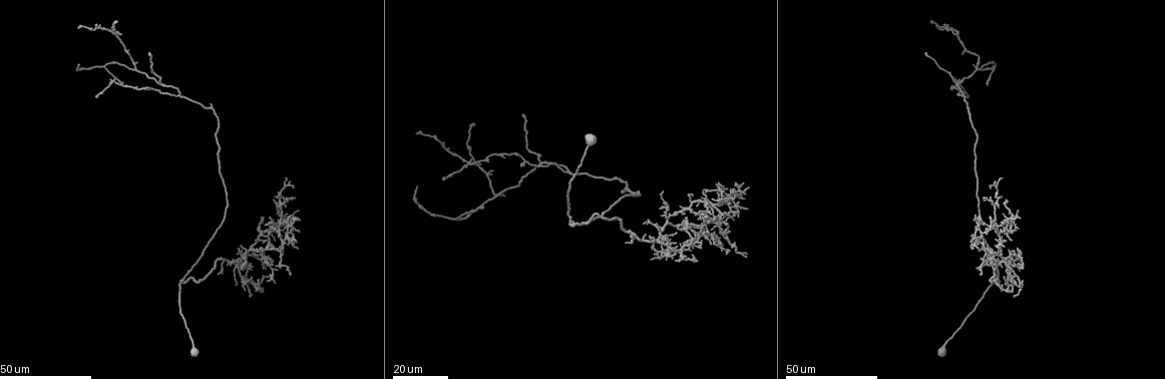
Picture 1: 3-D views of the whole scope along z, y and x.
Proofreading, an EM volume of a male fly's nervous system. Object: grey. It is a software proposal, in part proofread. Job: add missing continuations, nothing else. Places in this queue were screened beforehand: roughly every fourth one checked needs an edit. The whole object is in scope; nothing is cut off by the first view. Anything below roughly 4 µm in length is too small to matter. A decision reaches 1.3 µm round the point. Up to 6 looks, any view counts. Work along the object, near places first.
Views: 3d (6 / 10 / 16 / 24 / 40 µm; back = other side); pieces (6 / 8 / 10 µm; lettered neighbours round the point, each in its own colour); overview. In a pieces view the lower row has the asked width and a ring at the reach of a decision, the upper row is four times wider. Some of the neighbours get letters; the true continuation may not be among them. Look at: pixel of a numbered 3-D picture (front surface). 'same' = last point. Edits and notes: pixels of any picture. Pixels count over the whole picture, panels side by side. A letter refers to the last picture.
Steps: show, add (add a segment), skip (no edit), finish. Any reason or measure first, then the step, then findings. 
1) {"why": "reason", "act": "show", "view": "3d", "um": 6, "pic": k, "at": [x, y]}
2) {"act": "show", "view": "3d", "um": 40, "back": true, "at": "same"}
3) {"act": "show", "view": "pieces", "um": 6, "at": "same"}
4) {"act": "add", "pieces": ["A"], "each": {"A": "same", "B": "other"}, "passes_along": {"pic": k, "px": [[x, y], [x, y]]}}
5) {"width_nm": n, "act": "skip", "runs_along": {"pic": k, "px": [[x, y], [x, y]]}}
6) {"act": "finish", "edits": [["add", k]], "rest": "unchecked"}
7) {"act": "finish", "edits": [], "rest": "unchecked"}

{"why": "free end", "act": "show", "view": "3d", "um": 40, "pic": 1, "at": [277, 234]}

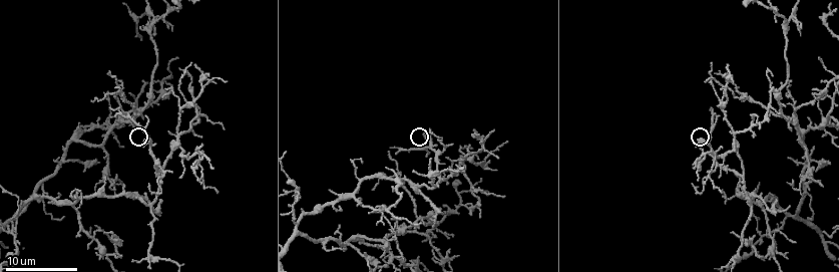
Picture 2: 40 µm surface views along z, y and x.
{"act": "show", "view": "pieces", "um": 6, "pic": 2, "at": [143, 144]}

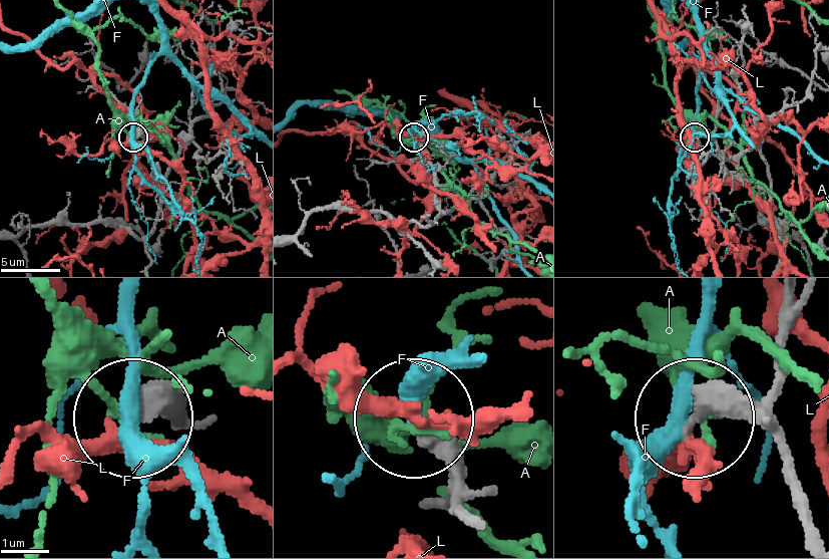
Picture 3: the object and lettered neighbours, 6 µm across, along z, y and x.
{"act": "skip", "each": {"A": "other", "F": "other", "L": "other"}, "runs_along": {"pic": 3, "px": [[808, 509], [772, 438], [724, 413], [693, 413]]}, "found": "none of them fits"}

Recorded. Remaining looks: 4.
{"why": "free end", "act": "show", "view": "3d", "um": 24, "pic": 1, "at": [151, 52]}

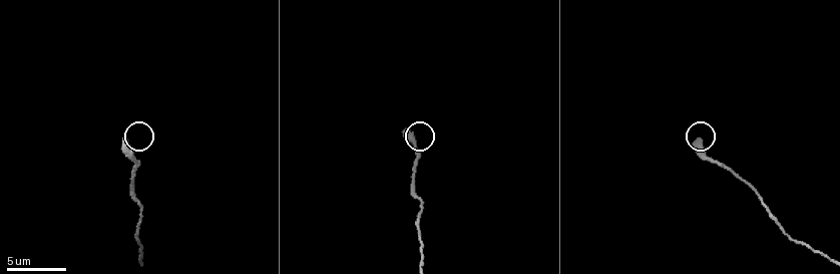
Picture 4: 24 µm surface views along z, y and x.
{"act": "show", "view": "pieces", "um": 6, "pic": 4, "at": [697, 141]}

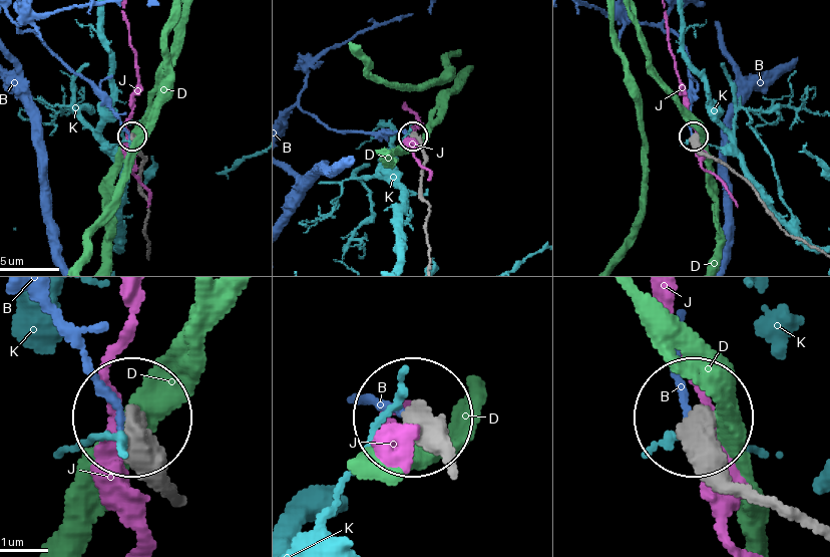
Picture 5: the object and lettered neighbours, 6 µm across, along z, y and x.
{"width_nm": 400, "act": "skip", "each": {"B": "other", "D": "other", "J": "other", "K": "other"}, "found": "none of them fits"}

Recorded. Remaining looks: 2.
{"why": "an open end", "act": "show", "view": "3d", "um": 24, "pic": 1, "at": [442, 177]}

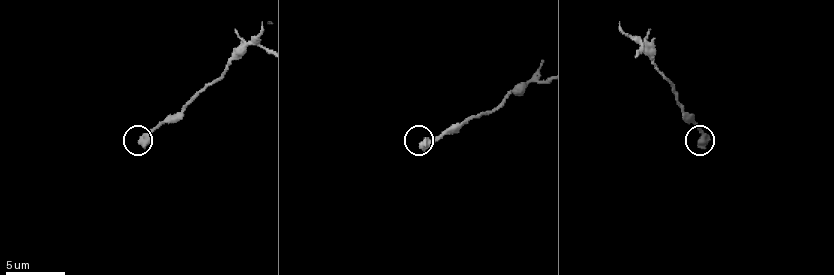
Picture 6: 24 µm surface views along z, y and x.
{"why": "see the neighbours", "act": "show", "view": "pieces", "um": 8, "pic": 6, "at": [421, 145]}

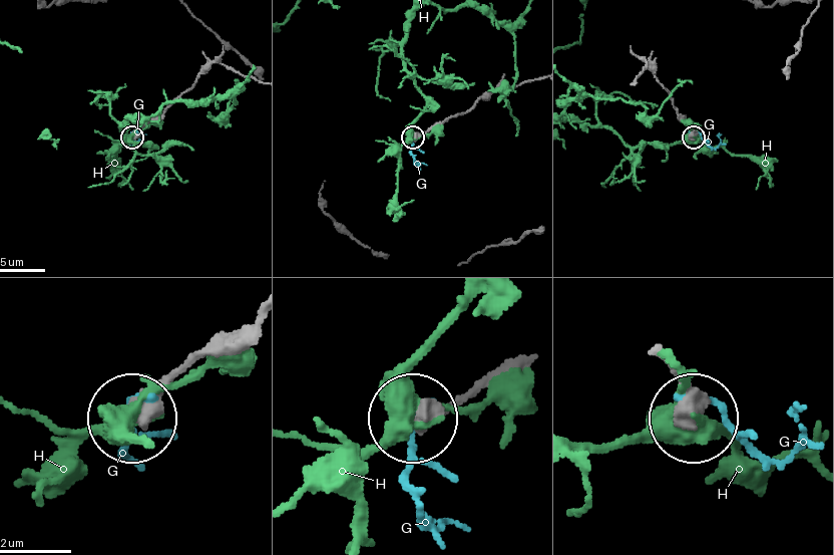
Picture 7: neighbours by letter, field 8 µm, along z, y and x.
{"act": "skip", "each": {"G": "other", "H": "other"}, "runs_along": {"pic": 7, "px": [[472, 386], [413, 417]]}, "found": "no lettered segment goes on from it"}

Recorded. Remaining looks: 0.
{"act": "finish", "edits": [], "rest": "unchecked"}

